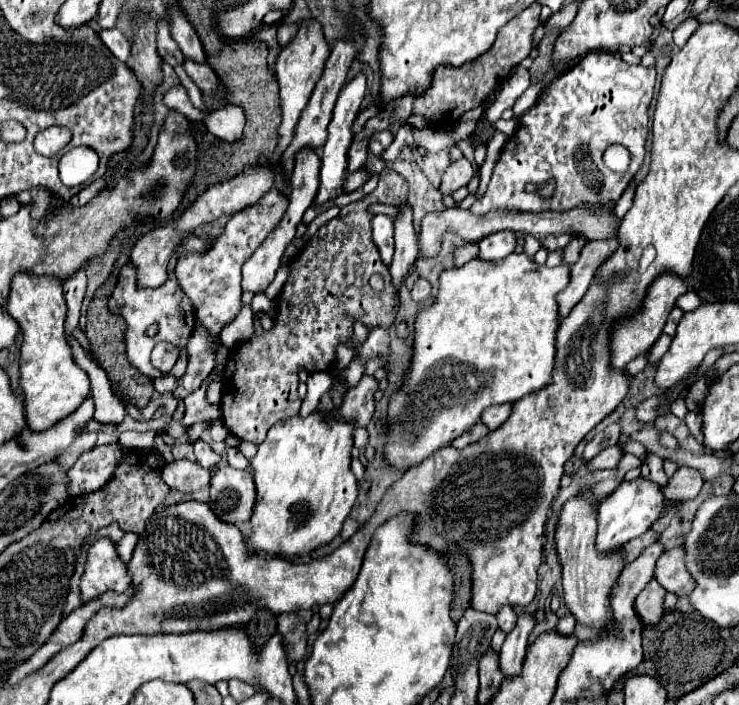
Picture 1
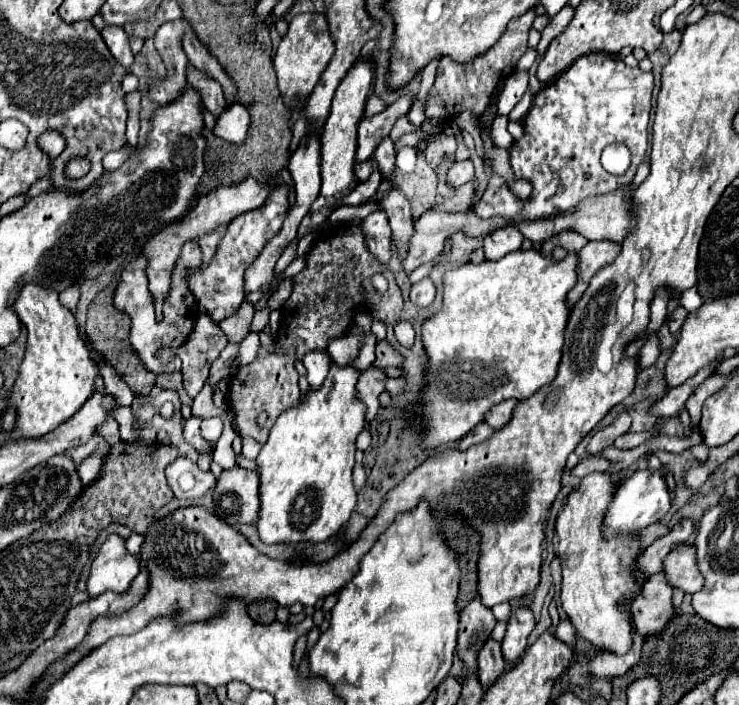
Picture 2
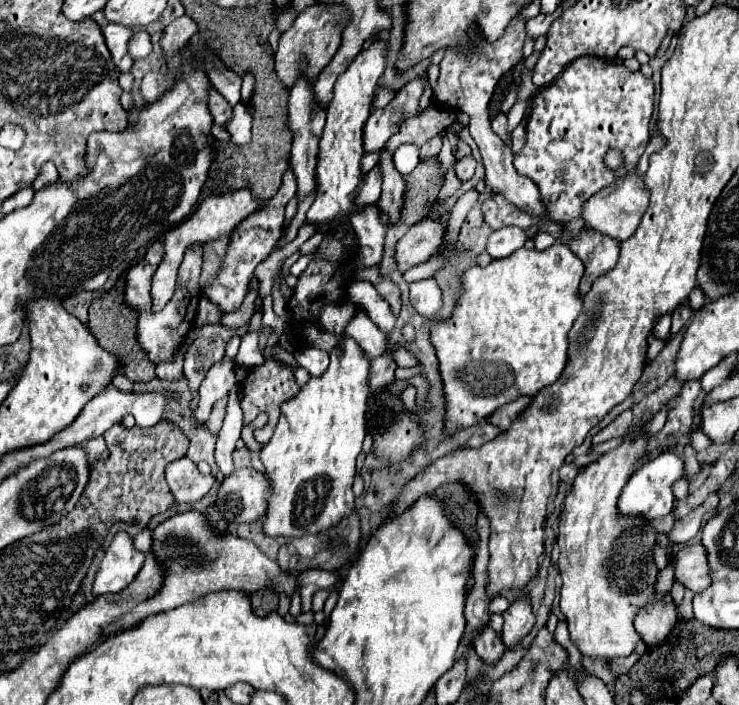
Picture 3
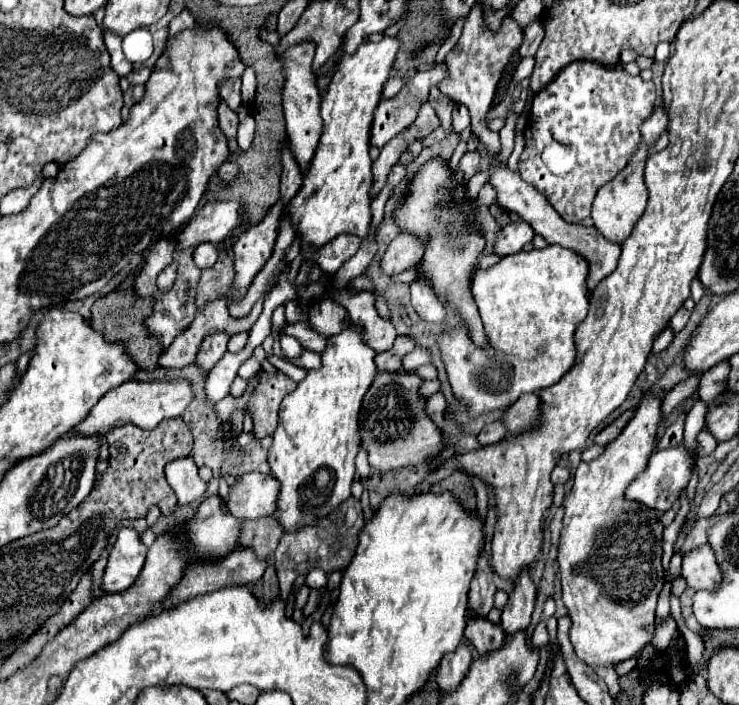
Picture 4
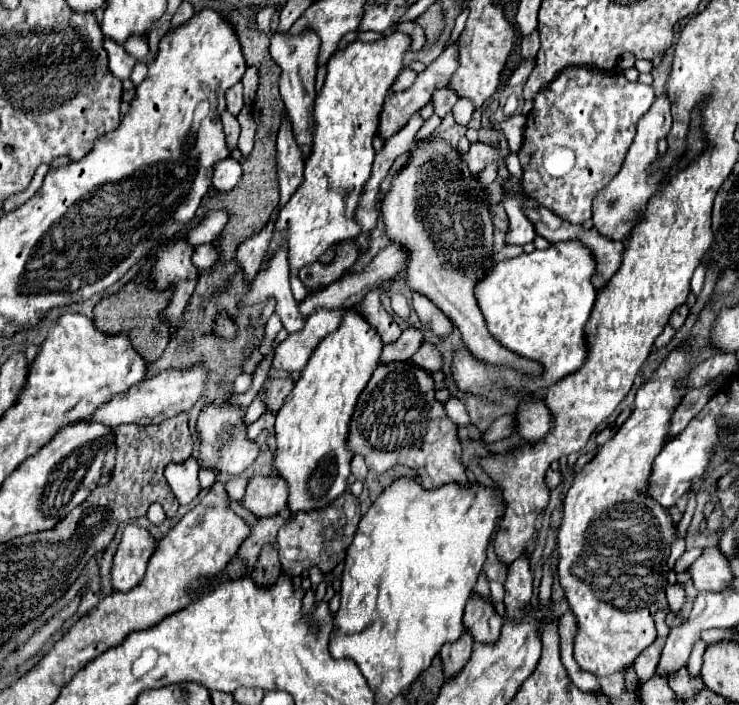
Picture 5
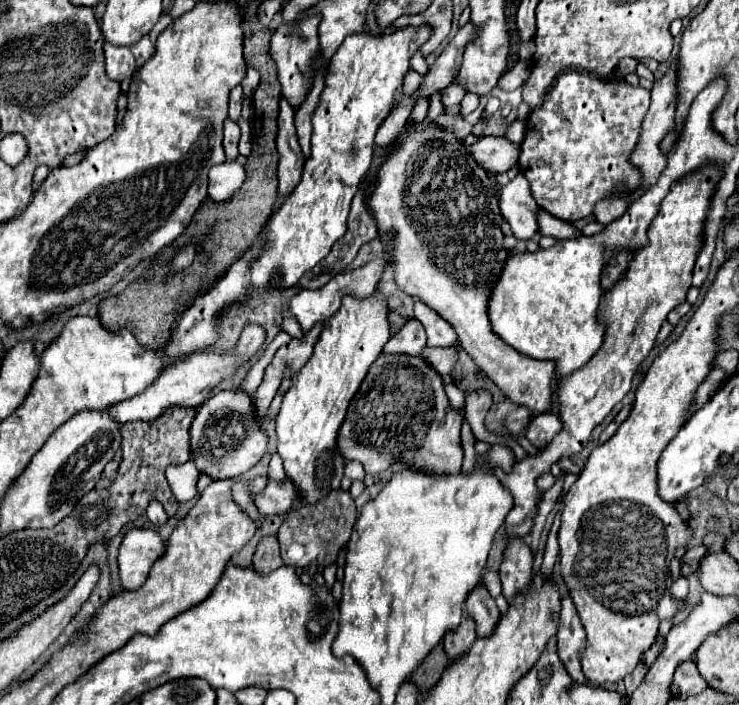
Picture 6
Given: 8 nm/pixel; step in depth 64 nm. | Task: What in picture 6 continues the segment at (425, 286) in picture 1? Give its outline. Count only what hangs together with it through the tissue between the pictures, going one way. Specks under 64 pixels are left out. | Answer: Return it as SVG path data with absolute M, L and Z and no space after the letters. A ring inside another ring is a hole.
M416 300L414 304L414 316L418 322L422 322L426 334L428 334L428 346L450 346L456 342L454 328L440 318L430 306Z

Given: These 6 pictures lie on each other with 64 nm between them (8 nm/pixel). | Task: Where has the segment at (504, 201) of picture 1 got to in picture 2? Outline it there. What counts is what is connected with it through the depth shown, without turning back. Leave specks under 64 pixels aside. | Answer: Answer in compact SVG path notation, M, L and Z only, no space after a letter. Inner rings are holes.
M592 52L578 58L564 74L560 74L550 86L542 88L534 96L534 104L522 120L524 136L508 148L514 180L528 180L534 186L530 200L518 202L516 194L509 189L506 181L498 175L493 175L482 200L474 206L474 212L480 218L490 218L496 214L506 218L546 218L546 216L562 214L564 210L570 210L572 206L576 206L576 202L582 202L588 196L602 196L622 186L628 186L636 174L638 164L644 160L644 154L648 148L646 130L648 130L648 120L652 110L652 90L654 90L652 72L630 68L622 62L620 56ZM612 142L622 142L632 152L632 164L628 172L622 176L608 174L600 164L600 152Z

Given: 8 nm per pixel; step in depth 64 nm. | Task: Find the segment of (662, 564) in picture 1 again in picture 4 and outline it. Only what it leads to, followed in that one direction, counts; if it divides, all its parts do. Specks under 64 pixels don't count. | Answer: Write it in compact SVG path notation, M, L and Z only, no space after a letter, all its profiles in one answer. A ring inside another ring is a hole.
M708 544L688 550L682 558L682 574L692 590L710 590L720 582L720 568Z

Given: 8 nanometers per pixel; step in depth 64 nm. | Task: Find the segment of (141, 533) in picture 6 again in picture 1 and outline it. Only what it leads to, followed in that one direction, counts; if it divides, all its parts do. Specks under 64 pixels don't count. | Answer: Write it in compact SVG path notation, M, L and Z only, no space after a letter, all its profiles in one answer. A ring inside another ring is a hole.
M110 538L94 540L88 548L84 574L80 578L82 602L96 600L108 590L122 594L128 588L130 588L128 568L118 558L114 542Z

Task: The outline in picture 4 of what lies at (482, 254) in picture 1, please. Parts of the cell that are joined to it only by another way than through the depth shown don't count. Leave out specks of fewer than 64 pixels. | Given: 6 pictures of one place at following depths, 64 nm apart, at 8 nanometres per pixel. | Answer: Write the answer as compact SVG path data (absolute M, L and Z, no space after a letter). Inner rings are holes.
M526 222L508 224L498 232L498 240L494 242L494 254L498 256L516 254L522 250L524 244L532 242L532 238L534 238L534 230Z

